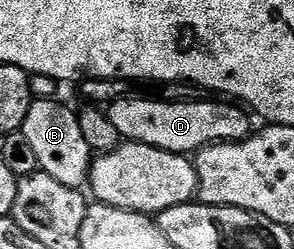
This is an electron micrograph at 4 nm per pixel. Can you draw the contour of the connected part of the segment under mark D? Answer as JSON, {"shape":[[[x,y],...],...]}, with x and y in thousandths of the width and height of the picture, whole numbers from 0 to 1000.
{"shape":[[[466,382],[388,410],[381,426],[364,426],[361,450],[422,566],[497,574],[510,590],[629,622],[663,618],[670,598],[731,582],[741,566],[827,566],[861,530],[864,506],[844,490],[847,458],[813,418],[765,414],[748,398],[680,402],[510,406],[486,382]]]}

